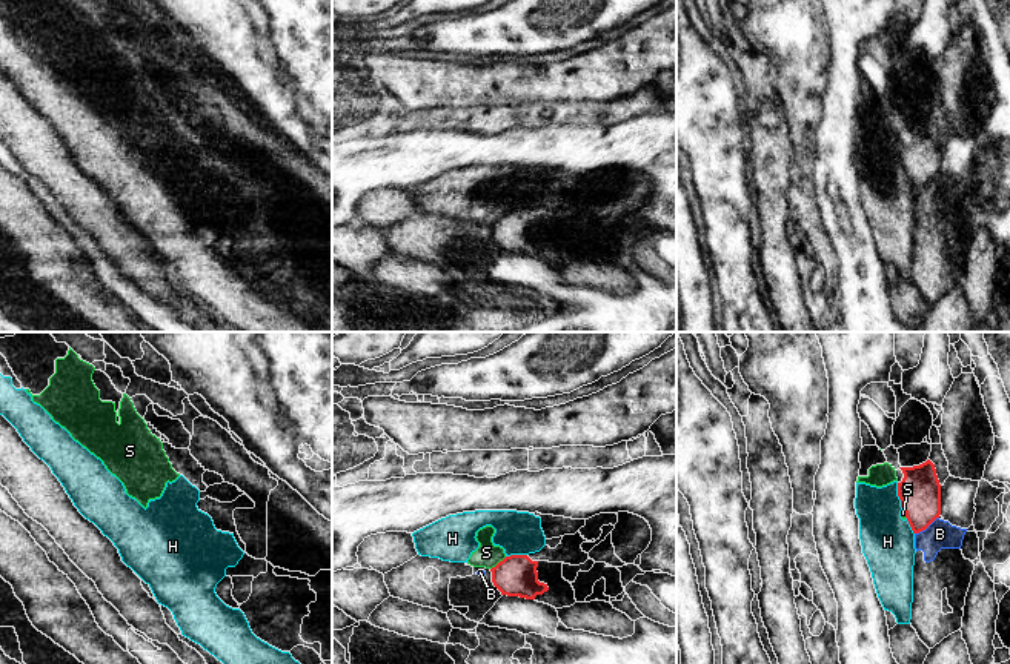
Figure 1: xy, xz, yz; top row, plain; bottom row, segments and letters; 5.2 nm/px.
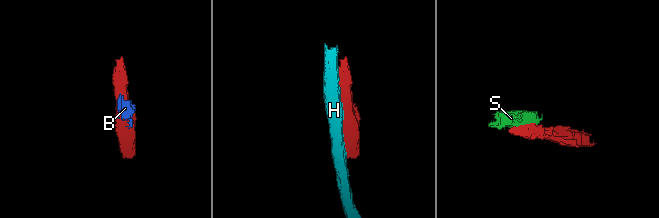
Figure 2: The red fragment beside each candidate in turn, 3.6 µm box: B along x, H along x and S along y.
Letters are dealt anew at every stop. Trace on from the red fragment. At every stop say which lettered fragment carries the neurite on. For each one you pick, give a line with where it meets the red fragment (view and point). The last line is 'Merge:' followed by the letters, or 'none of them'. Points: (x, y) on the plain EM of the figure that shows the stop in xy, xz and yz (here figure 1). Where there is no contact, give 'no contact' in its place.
Merge: none of them

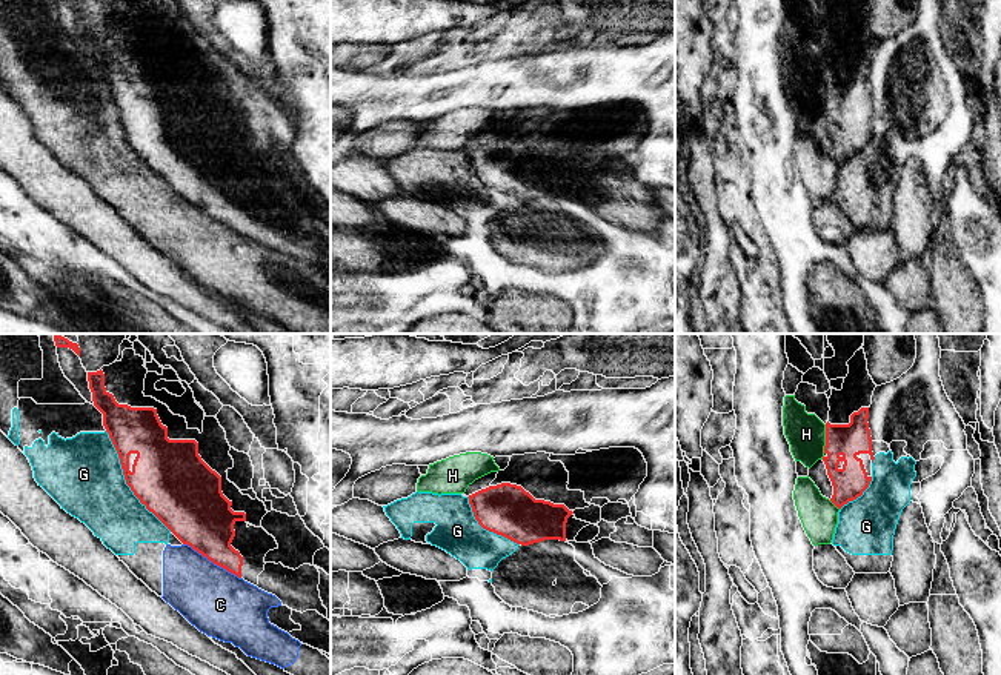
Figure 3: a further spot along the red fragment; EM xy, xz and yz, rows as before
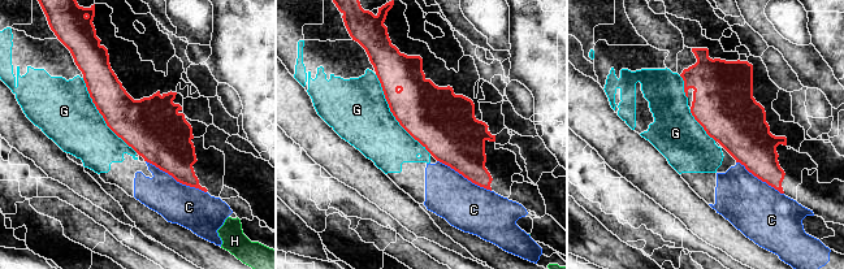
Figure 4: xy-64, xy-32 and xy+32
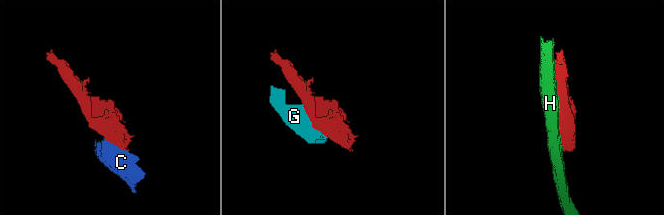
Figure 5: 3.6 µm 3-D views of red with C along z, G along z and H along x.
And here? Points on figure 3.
Merge: none of them

